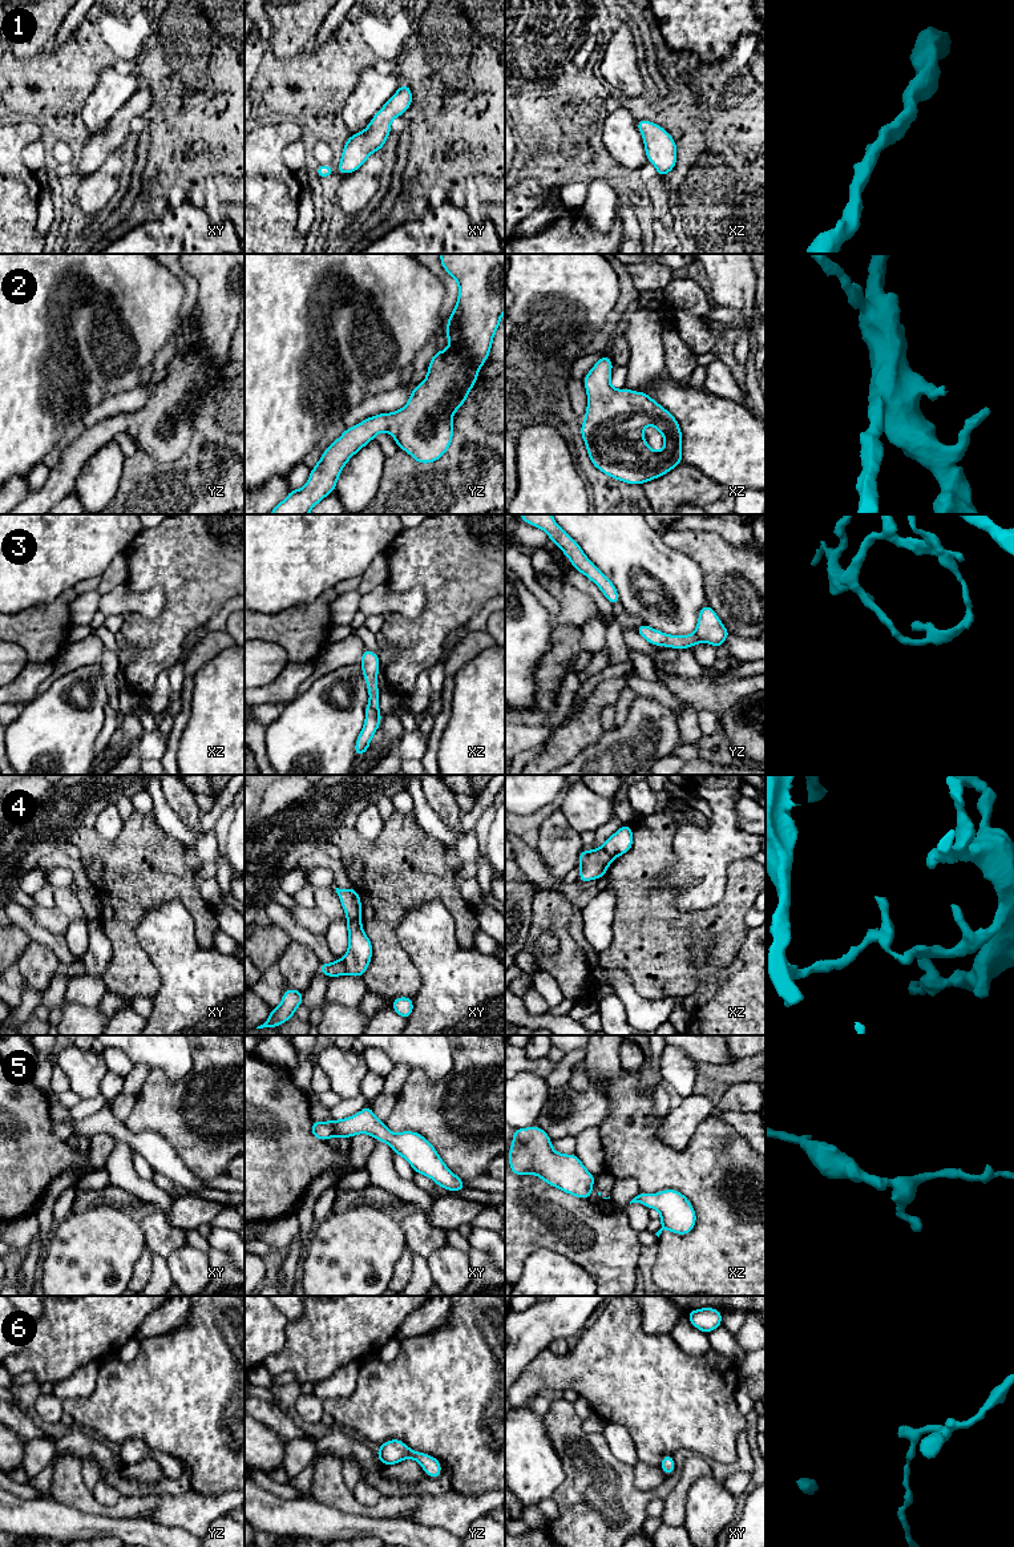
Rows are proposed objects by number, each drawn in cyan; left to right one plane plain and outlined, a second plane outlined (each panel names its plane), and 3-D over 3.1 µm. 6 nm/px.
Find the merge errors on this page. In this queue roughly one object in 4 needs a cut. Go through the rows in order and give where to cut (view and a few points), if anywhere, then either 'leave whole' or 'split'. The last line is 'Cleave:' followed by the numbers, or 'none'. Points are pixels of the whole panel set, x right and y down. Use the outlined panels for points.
1: cut none; leave whole
2: cut none; leave whole
3: cut xz (368, 703), (378, 711); split
4: cut xy (340, 958), (344, 973); split
5: cut none; leave whole
6: cut none; leave whole
Cleave: 3, 4

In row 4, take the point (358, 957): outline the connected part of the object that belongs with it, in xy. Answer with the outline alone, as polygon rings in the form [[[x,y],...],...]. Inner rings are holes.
[[[355,888],[335,889],[347,916],[350,937],[348,950],[342,958],[344,974],[363,977],[372,958],[372,944],[361,926],[361,901]]]

